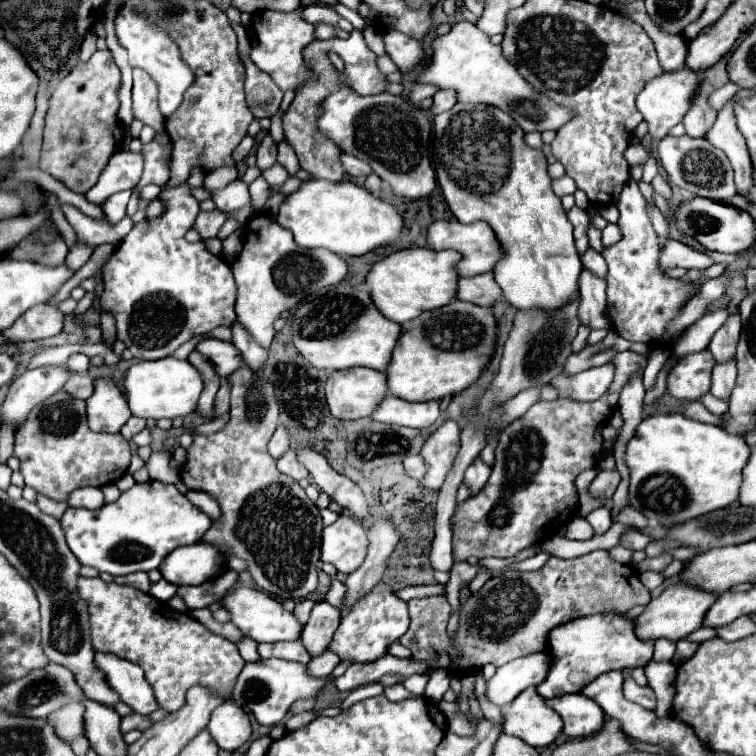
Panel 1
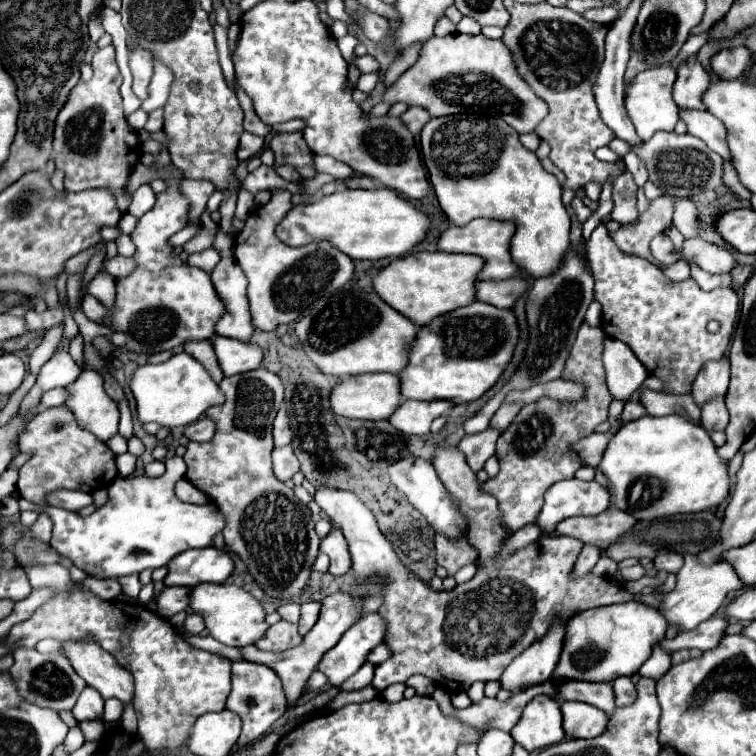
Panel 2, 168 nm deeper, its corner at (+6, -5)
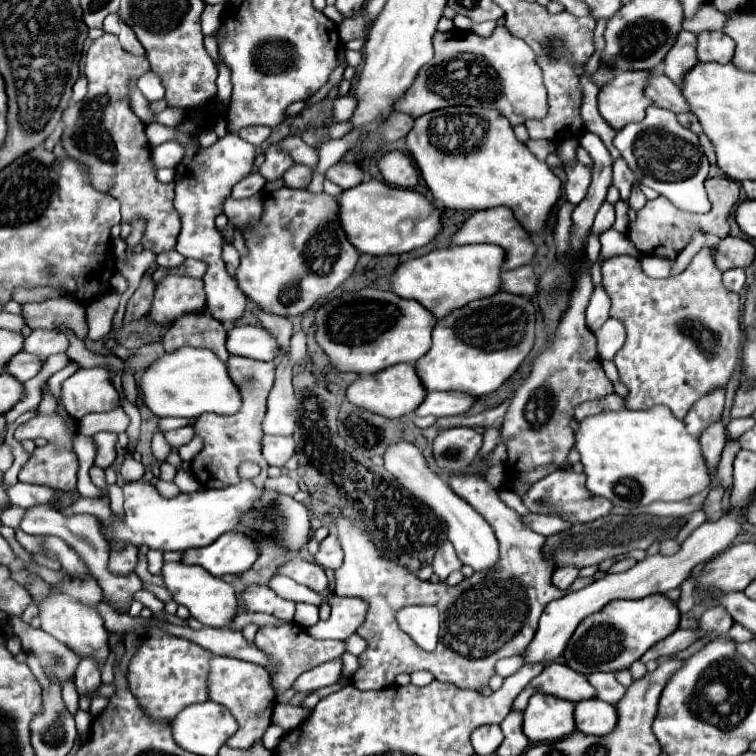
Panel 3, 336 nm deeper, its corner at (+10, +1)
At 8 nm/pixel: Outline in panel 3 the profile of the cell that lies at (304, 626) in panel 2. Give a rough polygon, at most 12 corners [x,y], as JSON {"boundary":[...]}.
{"boundary":[[296,604],[294,622],[310,628],[318,622],[318,606]]}

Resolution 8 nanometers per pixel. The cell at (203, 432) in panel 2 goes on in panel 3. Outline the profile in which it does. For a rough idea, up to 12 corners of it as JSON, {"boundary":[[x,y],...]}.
{"boundary":[[192,426],[164,432],[166,442],[178,450],[194,438]]}

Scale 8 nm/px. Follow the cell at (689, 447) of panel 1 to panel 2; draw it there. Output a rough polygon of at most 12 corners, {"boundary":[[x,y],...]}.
{"boundary":[[642,416],[600,470],[636,520],[702,512],[730,496],[702,426]]}

